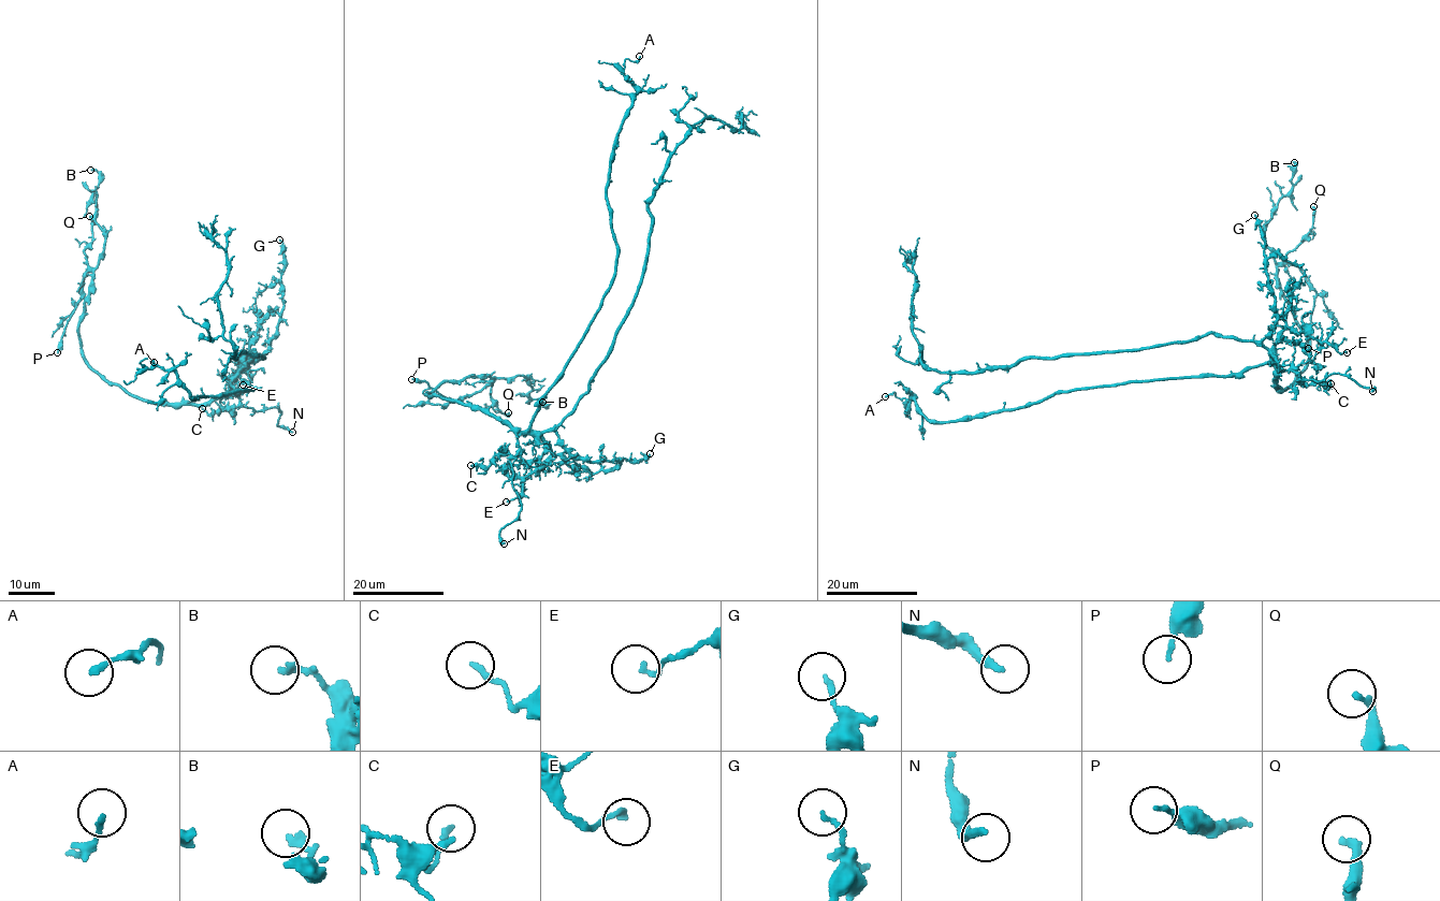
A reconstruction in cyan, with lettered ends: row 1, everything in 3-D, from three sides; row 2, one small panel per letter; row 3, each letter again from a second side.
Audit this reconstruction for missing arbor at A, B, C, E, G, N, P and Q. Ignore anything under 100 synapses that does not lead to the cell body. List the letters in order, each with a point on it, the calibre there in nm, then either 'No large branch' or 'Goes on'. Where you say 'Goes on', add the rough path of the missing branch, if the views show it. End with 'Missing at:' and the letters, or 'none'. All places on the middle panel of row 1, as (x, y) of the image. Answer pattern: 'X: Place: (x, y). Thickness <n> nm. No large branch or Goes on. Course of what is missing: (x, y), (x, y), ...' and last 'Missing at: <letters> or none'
A: Place: (639, 56). Thickness 160 nm. No large branch
B: Place: (542, 402). Thickness 200 nm. No large branch
C: Place: (470, 465). Thickness 150 nm. No large branch
E: Place: (506, 502). Thickness 150 nm. No large branch
G: Place: (650, 453). Thickness 140 nm. No large branch
N: Place: (504, 543). Thickness 220 nm. Goes on. Course of what is missing: (504, 543), (511, 540), (529, 552), (550, 549), (565, 553), (580, 570), (590, 590), (607, 584)
P: Place: (411, 379). Thickness 130 nm. No large branch
Q: Place: (508, 412). Thickness 200 nm. No large branch
Missing at: N

